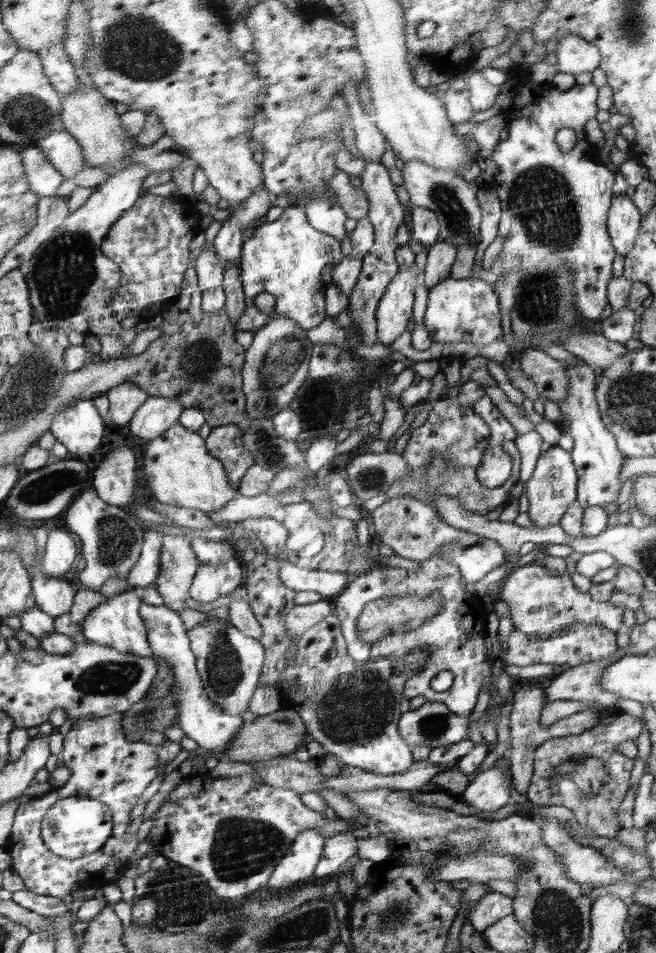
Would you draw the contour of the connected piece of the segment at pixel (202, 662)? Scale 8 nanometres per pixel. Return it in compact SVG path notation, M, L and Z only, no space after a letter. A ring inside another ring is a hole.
M210 611L206 619L187 630L190 646L196 657L196 668L210 701L226 714L240 715L248 710L251 698L258 687L265 650L262 643L239 631L226 621L222 612Z

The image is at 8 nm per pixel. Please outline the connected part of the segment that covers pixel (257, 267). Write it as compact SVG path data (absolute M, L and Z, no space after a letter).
M289 206L277 220L269 222L267 220L257 223L252 236L244 241L242 258L240 260L239 270L245 295L245 306L243 312L239 315L237 321L237 331L256 332L262 326L271 322L271 318L256 307L255 299L259 294L268 293L276 297L274 311L278 317L290 318L294 320L300 328L306 330L320 325L328 320L325 306L325 289L327 284L324 283L322 272L324 267L336 258L340 252L341 241L336 240L329 234L324 234L316 230L308 222L307 216L302 206Z

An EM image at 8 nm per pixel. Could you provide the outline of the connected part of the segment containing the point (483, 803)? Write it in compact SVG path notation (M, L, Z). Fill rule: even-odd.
M496 765L478 774L457 799L480 813L496 812L511 800L509 779Z

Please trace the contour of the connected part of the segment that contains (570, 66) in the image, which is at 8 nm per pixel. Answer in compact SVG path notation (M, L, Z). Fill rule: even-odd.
M569 34L560 37L551 45L558 59L558 71L572 73L592 73L600 66L602 56L594 44L580 38L580 35Z

